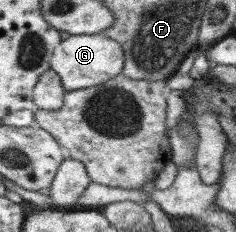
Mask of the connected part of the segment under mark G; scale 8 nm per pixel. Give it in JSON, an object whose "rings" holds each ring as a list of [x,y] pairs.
{"rings":[[[101,33],[69,35],[53,49],[49,68],[59,78],[65,91],[85,89],[107,81],[121,72],[123,52],[120,45]]]}

